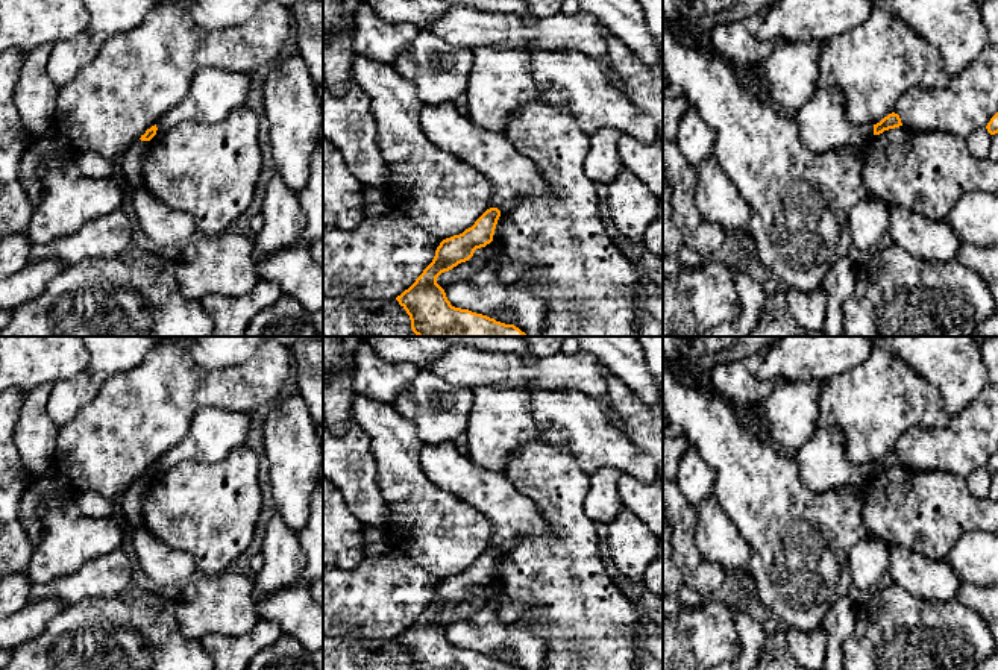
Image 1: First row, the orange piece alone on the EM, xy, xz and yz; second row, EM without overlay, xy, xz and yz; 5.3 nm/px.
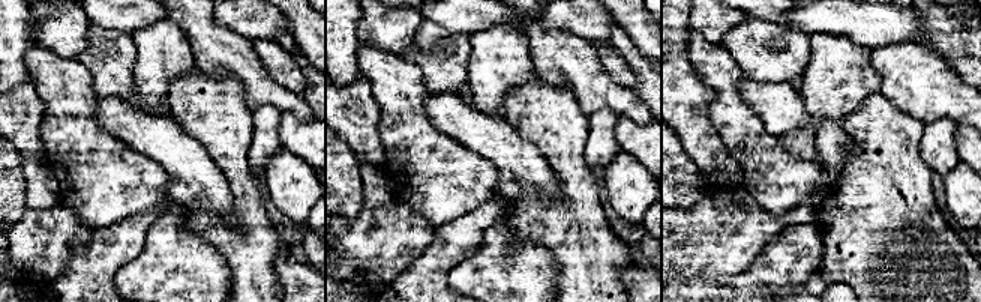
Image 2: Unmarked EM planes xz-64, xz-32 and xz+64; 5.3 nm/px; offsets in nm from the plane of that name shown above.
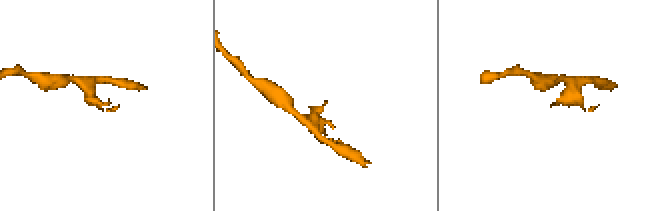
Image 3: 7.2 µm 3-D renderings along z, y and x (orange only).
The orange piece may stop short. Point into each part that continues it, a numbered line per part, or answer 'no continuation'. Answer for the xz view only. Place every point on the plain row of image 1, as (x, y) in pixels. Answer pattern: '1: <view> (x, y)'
no continuation

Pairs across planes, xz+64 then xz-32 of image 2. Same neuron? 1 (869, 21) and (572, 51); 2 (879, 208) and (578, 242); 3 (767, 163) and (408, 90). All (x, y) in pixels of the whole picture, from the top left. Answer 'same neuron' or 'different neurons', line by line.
1: different neurons
2: same neuron
3: same neuron

